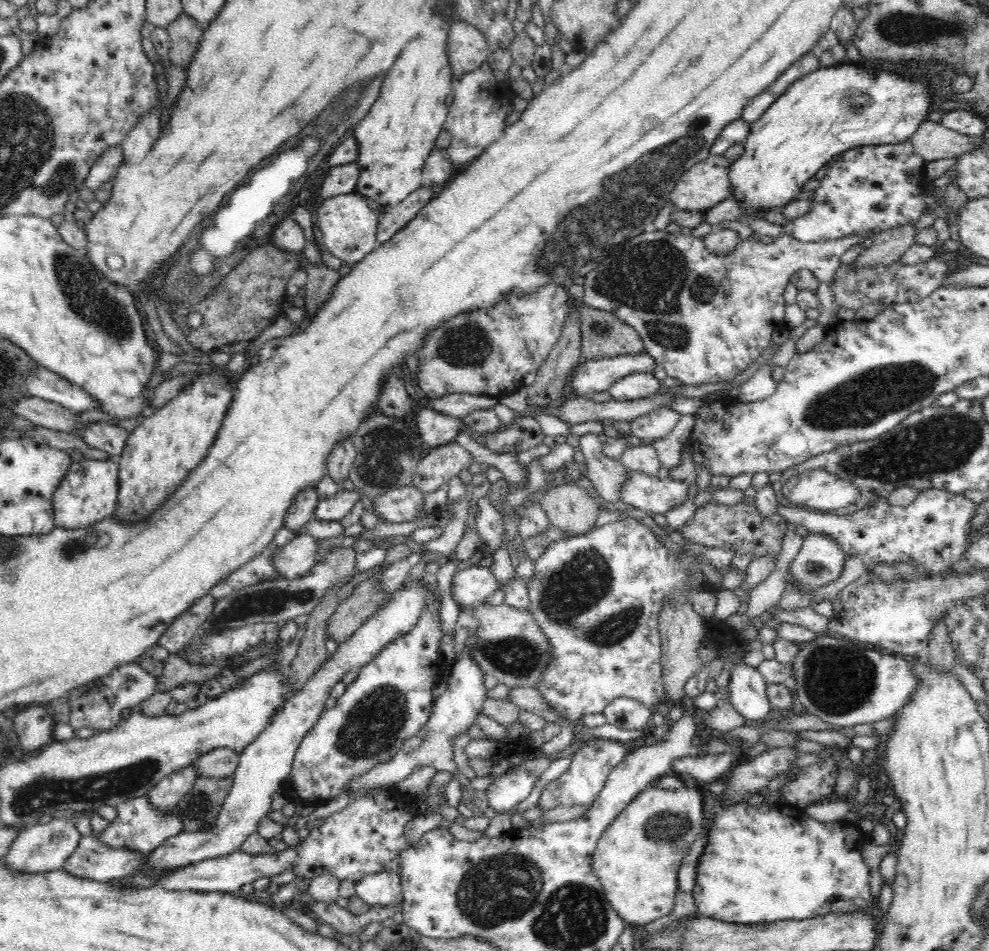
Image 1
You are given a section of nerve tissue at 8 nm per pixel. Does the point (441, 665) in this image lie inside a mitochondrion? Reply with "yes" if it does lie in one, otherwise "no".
no

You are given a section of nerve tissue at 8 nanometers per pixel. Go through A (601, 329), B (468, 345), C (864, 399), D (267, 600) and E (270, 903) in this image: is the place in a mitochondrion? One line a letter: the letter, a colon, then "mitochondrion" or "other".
A: mitochondrion
B: mitochondrion
C: mitochondrion
D: mitochondrion
E: other

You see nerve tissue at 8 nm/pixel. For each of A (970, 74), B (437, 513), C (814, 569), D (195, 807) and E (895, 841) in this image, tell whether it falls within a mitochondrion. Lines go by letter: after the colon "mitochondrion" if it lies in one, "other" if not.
A: other
B: other
C: mitochondrion
D: mitochondrion
E: other

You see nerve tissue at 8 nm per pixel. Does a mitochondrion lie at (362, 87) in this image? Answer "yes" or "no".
no

